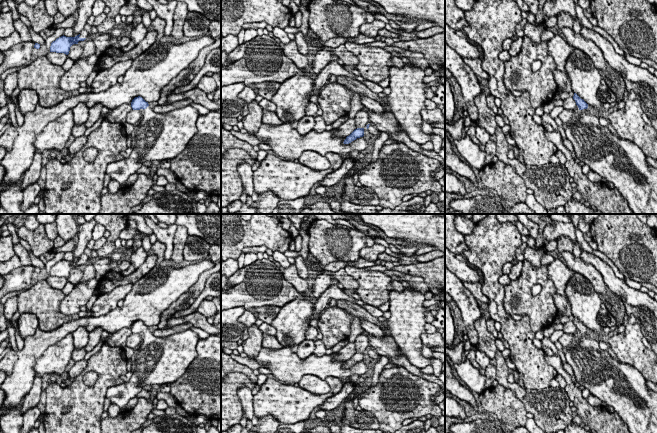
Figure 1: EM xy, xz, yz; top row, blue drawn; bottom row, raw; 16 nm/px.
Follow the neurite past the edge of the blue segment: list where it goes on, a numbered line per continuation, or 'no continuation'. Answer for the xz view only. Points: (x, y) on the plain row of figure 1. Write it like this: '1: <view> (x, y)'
1: xz (374, 356)

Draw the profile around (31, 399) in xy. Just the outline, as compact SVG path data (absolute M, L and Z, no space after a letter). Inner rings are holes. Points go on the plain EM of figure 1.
M36 376L33 381L33 386L28 394L25 395L22 401L22 415L30 408L38 405L42 392L42 377Z

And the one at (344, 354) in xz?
M355 342L348 343L346 346L344 346L342 349L340 349L337 352L337 355L335 357L335 360L339 361L347 361L349 360L354 354L355 351Z

